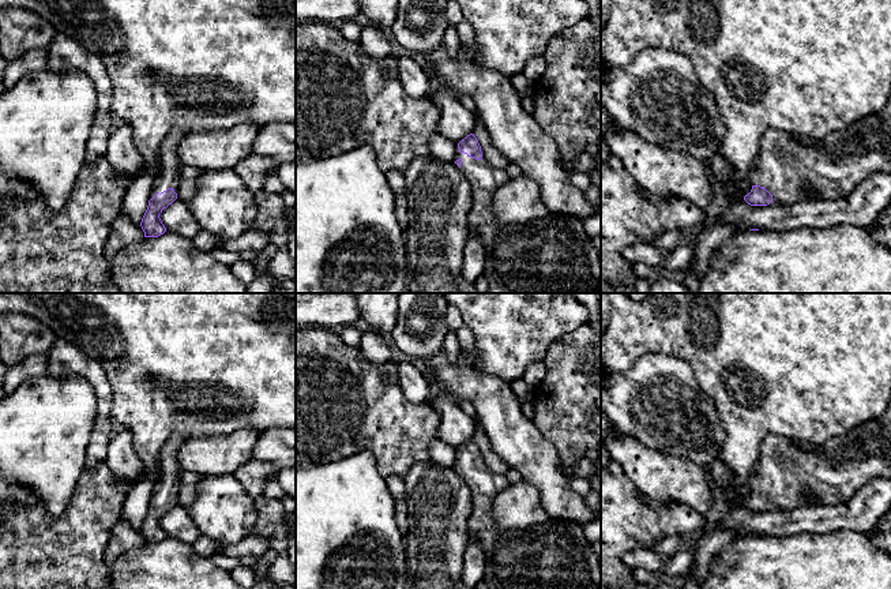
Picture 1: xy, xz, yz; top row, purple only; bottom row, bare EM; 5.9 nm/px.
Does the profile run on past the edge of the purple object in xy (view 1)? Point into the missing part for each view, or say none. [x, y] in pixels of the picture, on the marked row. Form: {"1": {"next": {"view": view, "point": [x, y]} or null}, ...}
{"1": {"next": {"view": "xy", "point": [170, 165]}}}

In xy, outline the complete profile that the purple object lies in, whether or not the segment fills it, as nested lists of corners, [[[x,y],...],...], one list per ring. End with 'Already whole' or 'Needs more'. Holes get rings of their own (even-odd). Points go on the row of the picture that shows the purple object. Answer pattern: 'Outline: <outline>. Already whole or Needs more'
Outline: [[[173,130],[161,145],[161,164],[155,181],[159,191],[148,200],[147,210],[140,222],[144,237],[158,237],[166,232],[159,214],[177,199],[180,172],[184,166],[177,149],[187,135],[188,132],[184,130]]]. Needs more

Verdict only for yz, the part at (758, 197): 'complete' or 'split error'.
split error

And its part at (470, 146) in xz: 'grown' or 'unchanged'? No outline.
grown

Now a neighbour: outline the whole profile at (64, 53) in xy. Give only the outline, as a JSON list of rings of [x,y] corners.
[[[56,31],[46,49],[48,70],[53,72],[80,71],[94,83],[97,108],[86,145],[86,161],[91,164],[105,157],[112,134],[112,80],[101,59],[64,33]]]

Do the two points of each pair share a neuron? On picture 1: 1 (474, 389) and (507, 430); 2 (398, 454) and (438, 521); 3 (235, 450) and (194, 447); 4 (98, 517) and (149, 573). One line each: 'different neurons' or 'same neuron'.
1: same neuron
2: different neurons
3: same neuron
4: different neurons

